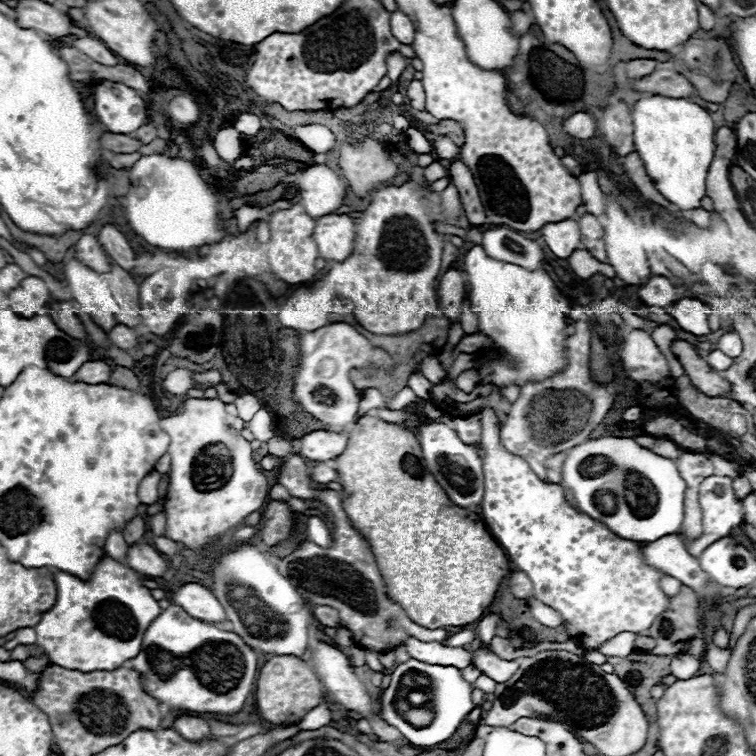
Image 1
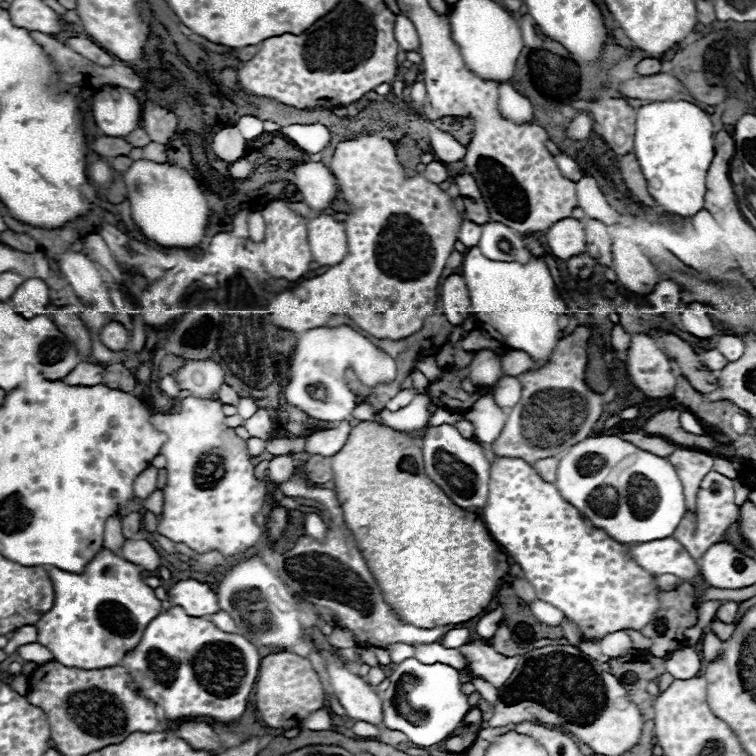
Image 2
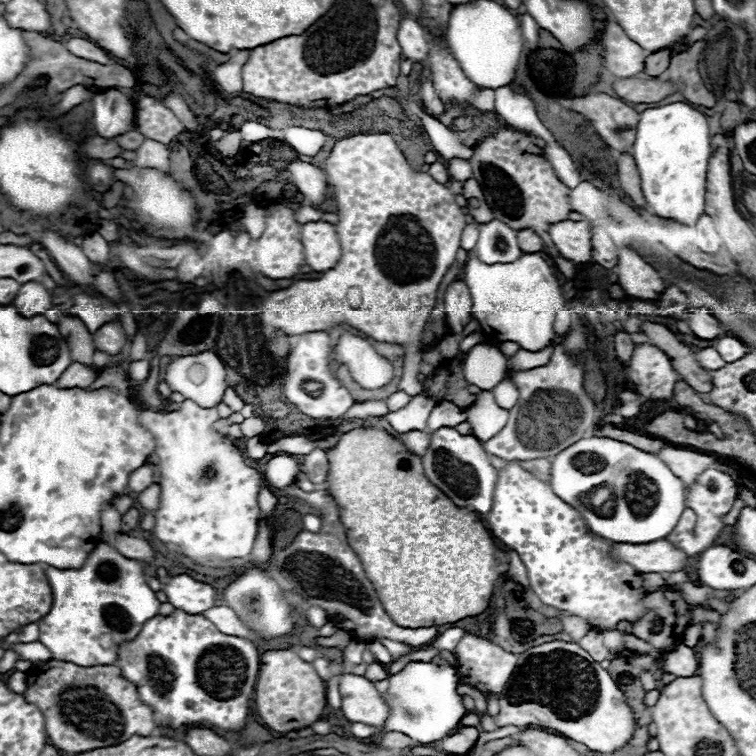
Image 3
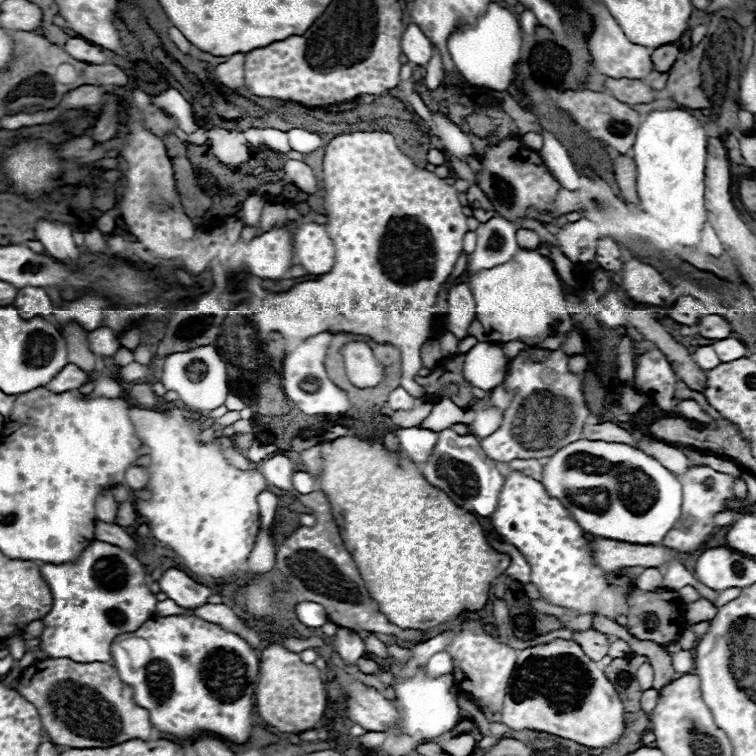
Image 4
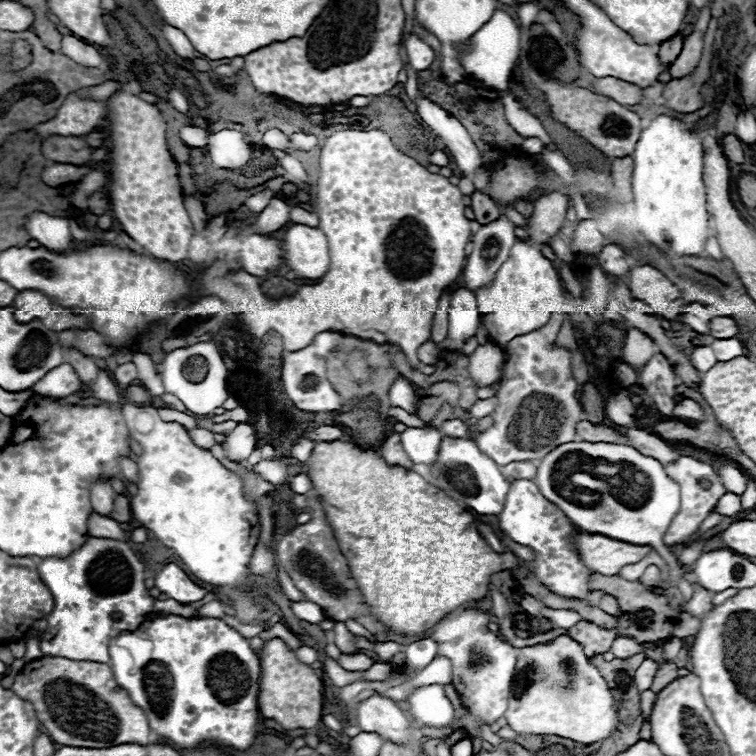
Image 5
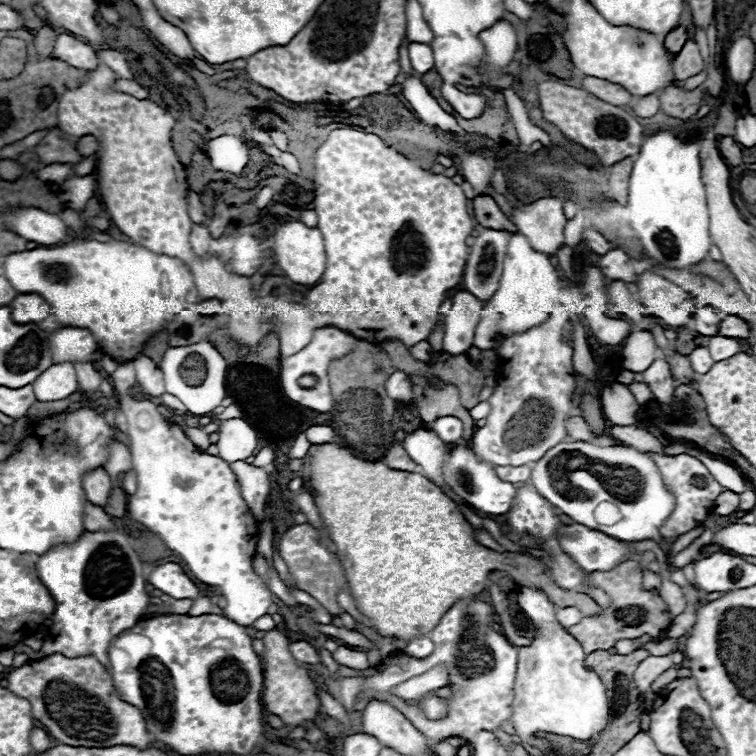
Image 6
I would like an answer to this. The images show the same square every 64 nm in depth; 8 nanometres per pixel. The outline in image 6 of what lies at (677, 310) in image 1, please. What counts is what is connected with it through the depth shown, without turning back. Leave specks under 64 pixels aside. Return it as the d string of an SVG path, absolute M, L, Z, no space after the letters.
M728 316L718 326L718 336L726 338L746 338L748 336L748 324L736 316Z

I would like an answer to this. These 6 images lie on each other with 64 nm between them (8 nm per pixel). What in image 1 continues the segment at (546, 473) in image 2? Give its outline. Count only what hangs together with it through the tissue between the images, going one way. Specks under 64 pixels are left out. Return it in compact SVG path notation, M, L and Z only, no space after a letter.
M560 452L556 456L550 456L546 460L546 470L548 470L548 480L554 482L554 484L560 484L562 482L562 466L564 466L564 460L566 460L566 454Z

